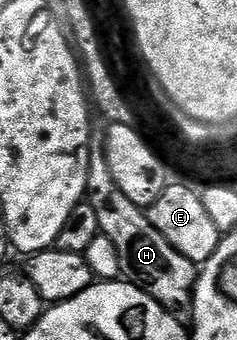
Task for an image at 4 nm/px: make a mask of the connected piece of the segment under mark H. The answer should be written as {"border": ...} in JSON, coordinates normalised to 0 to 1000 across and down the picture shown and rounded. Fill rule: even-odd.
{"border":[[[392,418],[371,447],[371,571],[363,591],[414,626],[422,688],[481,709],[481,732],[498,732],[498,768],[515,768],[511,812],[536,829],[595,844],[620,868],[650,874],[667,897],[684,897],[730,921],[806,906],[810,876],[827,853],[835,818],[831,776],[806,774],[650,662],[633,662],[624,624],[603,609],[565,603],[515,556],[498,556],[498,532],[481,532],[481,509],[464,503],[464,474],[439,447],[435,418]]]}

